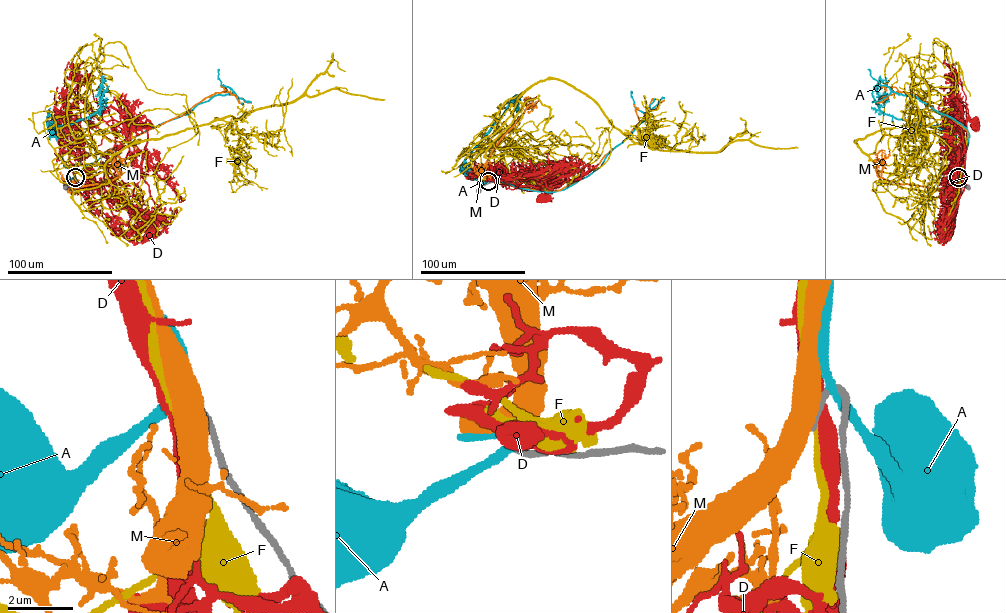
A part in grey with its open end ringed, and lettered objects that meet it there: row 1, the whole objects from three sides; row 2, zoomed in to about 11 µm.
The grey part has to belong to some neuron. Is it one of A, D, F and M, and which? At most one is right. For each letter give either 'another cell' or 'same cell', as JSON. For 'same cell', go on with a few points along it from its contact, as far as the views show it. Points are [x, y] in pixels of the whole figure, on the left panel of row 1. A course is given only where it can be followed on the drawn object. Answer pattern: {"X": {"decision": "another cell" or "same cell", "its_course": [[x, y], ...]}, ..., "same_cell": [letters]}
{"A": {"decision": "another cell"}, "D": {"decision": "another cell"}, "F": {"decision": "another cell"}, "M": {"decision": "same cell", "its_course": [[75, 176], [63, 159], [63, 152], [78, 160], [104, 152], [182, 116], [215, 93], [229, 92], [251, 102]]}, "same_cell": ["M"]}

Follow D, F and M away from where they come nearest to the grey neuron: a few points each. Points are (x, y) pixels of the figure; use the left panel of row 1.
D: (75, 176), (78, 168), (103, 183), (103, 163), (122, 160), (129, 149), (137, 118), (131, 122)
F: (75, 177), (52, 161), (73, 192), (108, 182), (84, 64), (109, 42), (196, 133)
M: (75, 176), (63, 159), (63, 152), (78, 160), (104, 152), (182, 116), (215, 93), (229, 92), (251, 102)

